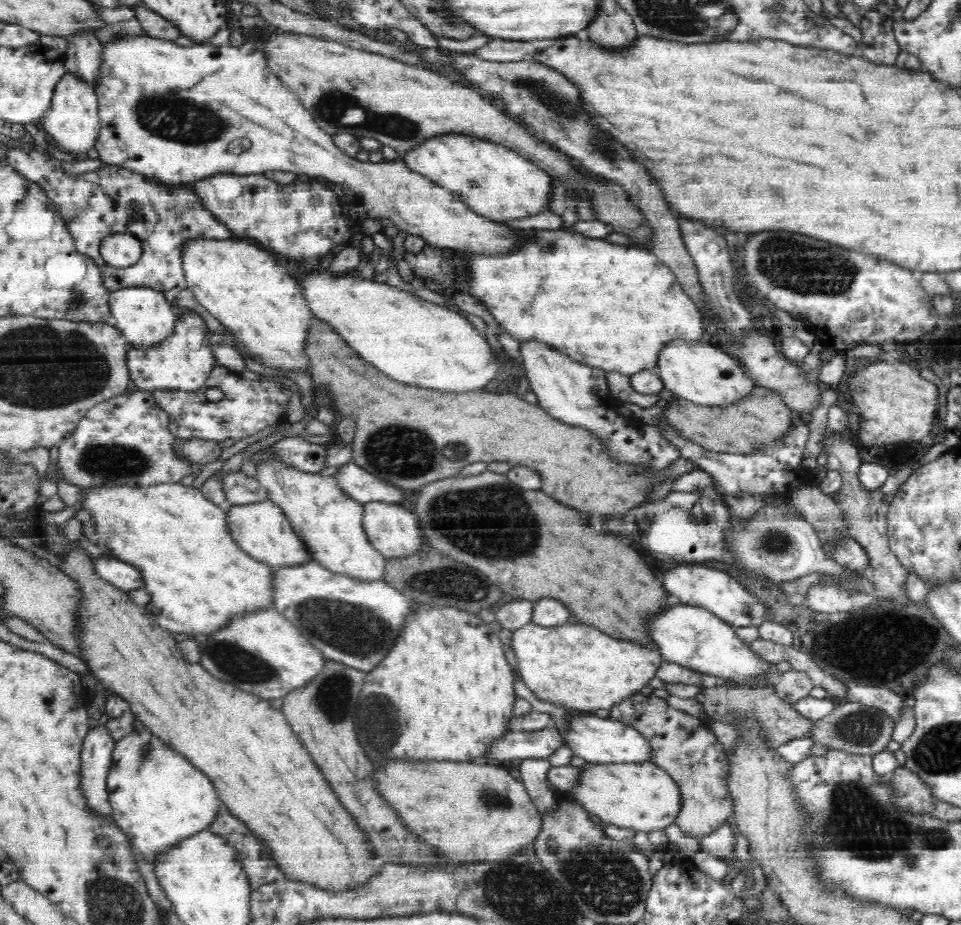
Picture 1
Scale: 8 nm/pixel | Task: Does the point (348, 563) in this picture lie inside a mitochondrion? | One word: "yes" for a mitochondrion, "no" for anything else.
no

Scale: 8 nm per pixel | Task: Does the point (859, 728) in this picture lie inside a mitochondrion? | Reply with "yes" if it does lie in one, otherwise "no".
yes

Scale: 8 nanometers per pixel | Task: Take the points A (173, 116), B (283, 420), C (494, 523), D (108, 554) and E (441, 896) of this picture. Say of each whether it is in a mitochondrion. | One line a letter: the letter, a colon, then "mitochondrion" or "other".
A: mitochondrion
B: other
C: mitochondrion
D: other
E: other

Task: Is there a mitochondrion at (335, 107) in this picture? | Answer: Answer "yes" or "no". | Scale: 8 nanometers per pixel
yes

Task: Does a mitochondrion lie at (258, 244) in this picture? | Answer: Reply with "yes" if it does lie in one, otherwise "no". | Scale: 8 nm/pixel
no

